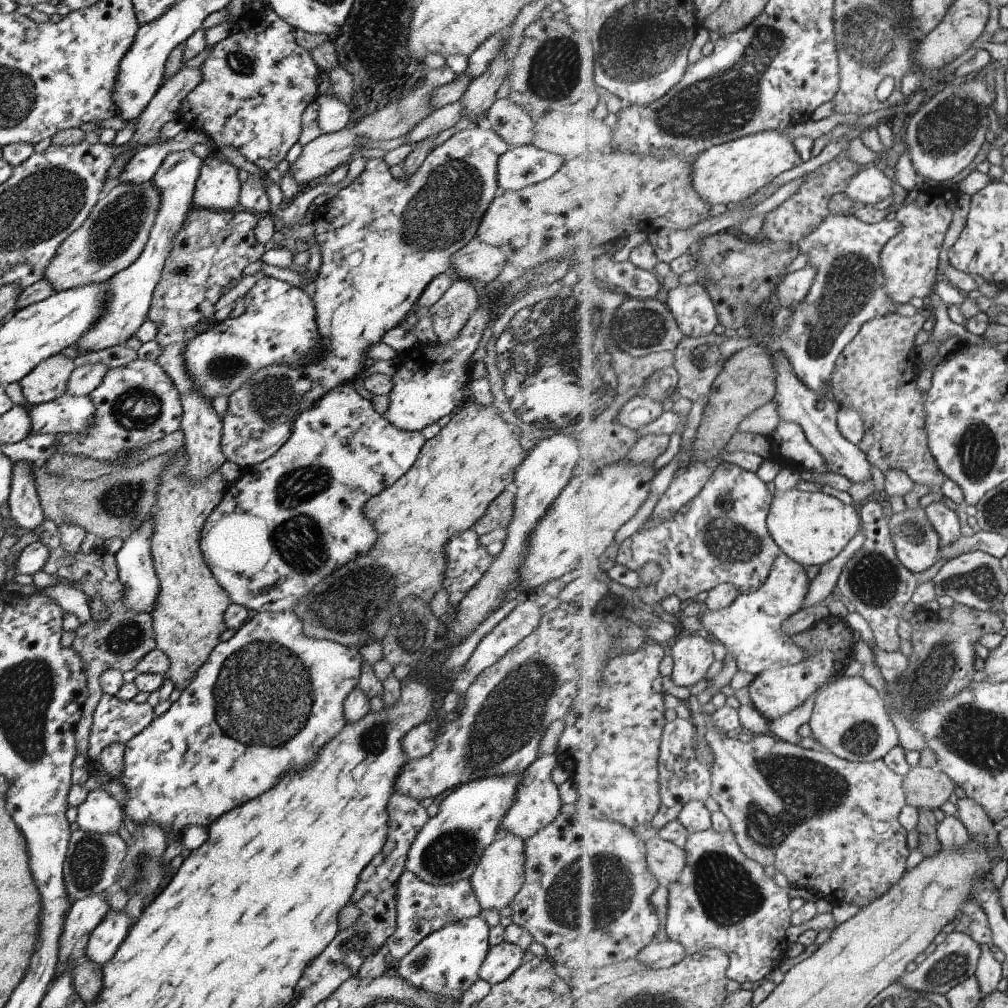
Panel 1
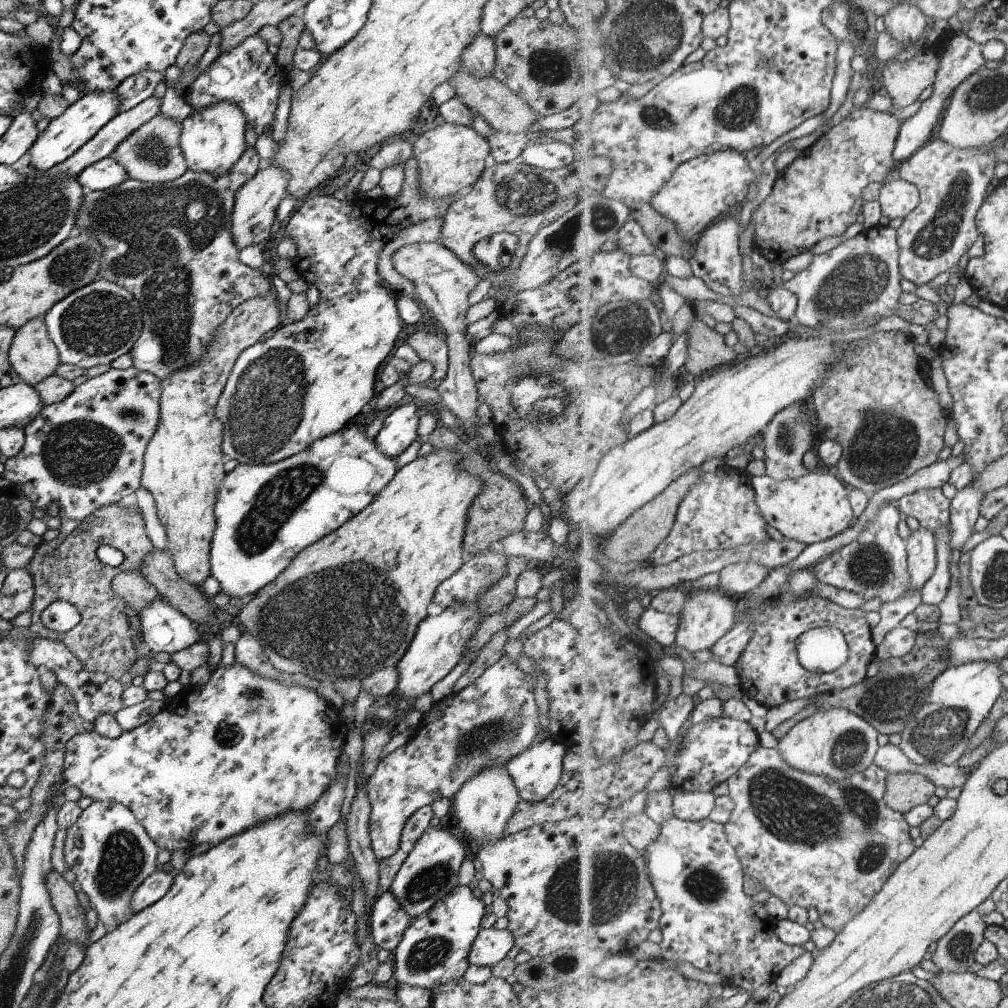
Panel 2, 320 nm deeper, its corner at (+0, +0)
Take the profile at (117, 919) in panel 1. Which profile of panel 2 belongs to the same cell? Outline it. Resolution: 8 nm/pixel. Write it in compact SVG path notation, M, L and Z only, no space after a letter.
M154 870L133 891L130 898L130 916L157 902L171 886L174 874L166 870Z

